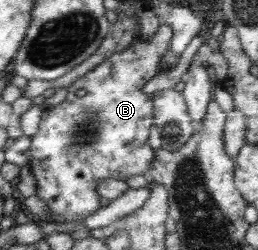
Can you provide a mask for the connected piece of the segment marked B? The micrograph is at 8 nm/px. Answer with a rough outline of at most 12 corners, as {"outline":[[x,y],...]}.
{"outline":[[161,22],[78,78],[31,136],[36,195],[58,224],[144,175],[173,31]]}

